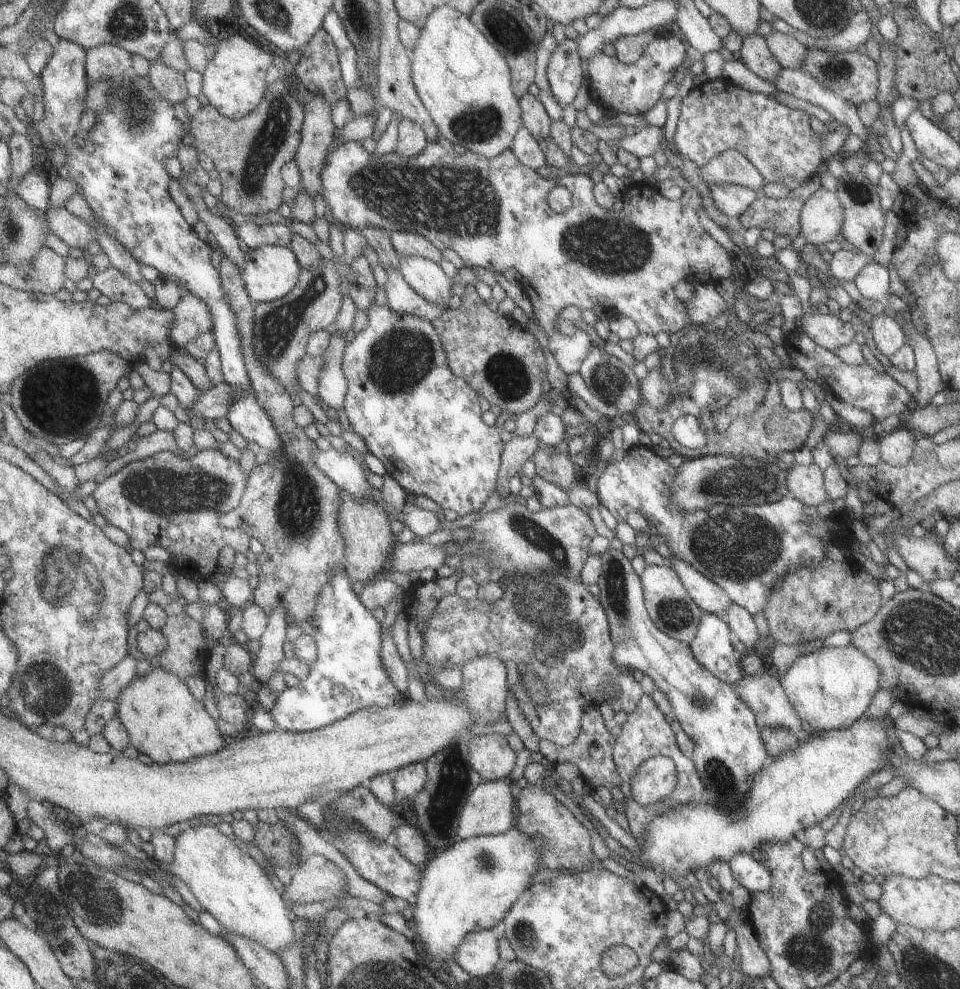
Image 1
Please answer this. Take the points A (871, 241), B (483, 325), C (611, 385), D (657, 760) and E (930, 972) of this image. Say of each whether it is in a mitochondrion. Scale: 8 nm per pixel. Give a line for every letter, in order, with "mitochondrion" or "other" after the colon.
A: other
B: other
C: mitochondrion
D: other
E: mitochondrion

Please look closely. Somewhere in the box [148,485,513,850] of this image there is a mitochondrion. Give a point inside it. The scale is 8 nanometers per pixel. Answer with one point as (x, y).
(446, 795)

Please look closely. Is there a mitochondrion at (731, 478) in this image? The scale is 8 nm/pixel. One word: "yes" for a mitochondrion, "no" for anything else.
yes

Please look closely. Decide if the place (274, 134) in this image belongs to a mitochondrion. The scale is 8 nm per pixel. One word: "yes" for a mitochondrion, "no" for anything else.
yes

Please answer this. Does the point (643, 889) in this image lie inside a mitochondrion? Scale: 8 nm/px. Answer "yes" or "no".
no

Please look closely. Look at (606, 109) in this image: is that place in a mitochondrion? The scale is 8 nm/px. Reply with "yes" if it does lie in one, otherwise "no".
no

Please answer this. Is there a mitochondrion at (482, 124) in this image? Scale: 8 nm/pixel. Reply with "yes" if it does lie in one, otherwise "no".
yes

